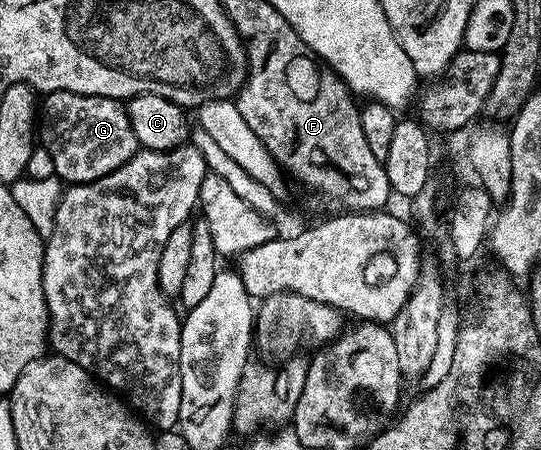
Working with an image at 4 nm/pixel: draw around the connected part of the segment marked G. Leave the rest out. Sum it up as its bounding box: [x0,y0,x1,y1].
[39,91,139,185]

